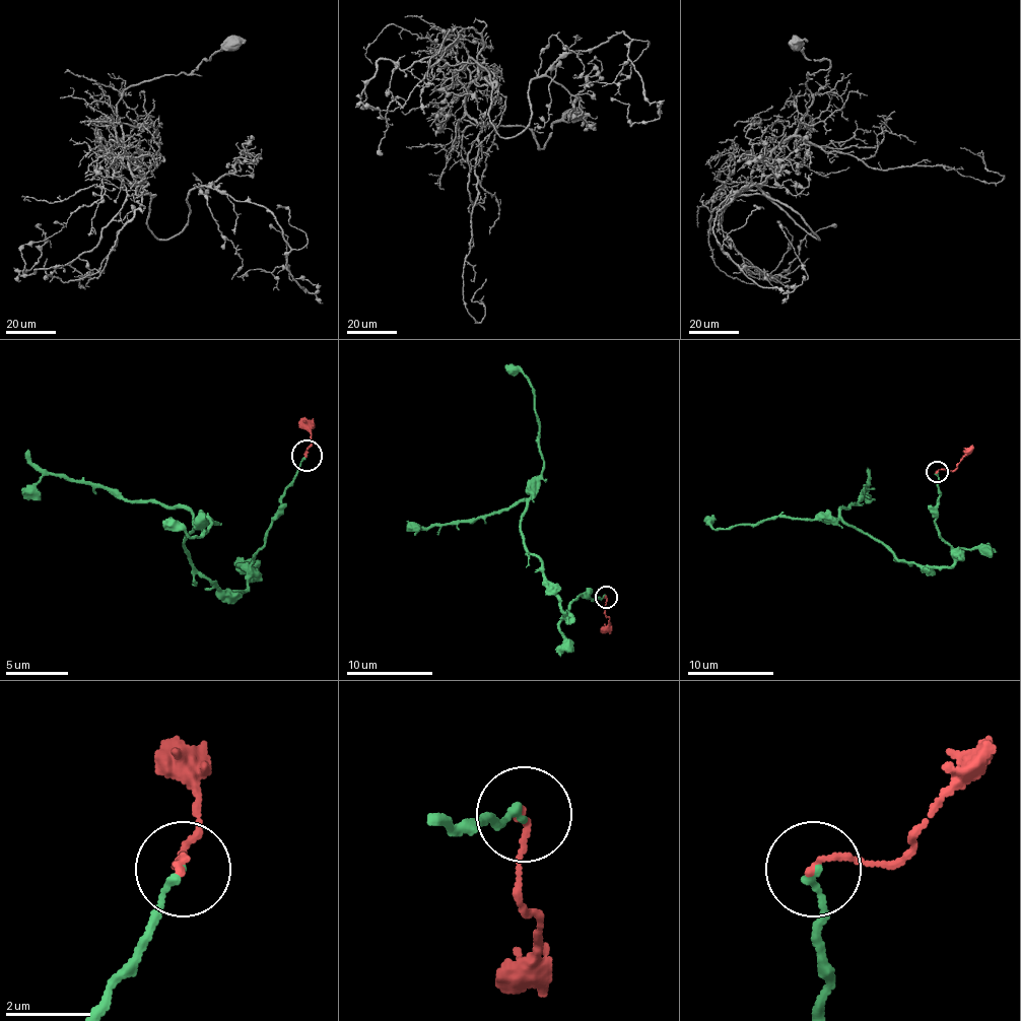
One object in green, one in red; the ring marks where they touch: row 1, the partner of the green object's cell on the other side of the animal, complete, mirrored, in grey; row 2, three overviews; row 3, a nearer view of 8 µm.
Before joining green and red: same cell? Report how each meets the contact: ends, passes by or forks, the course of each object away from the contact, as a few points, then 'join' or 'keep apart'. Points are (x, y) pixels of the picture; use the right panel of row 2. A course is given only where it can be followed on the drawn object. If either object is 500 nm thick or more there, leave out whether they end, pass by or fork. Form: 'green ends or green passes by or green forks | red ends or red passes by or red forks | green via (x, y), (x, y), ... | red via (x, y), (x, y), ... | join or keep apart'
green ends | red ends | green via (936, 472), (936, 524), (951, 548), (949, 567), (901, 561), (838, 520), (767, 518), (722, 529), (704, 518) | red via (936, 472), (953, 470), (973, 444) | join

